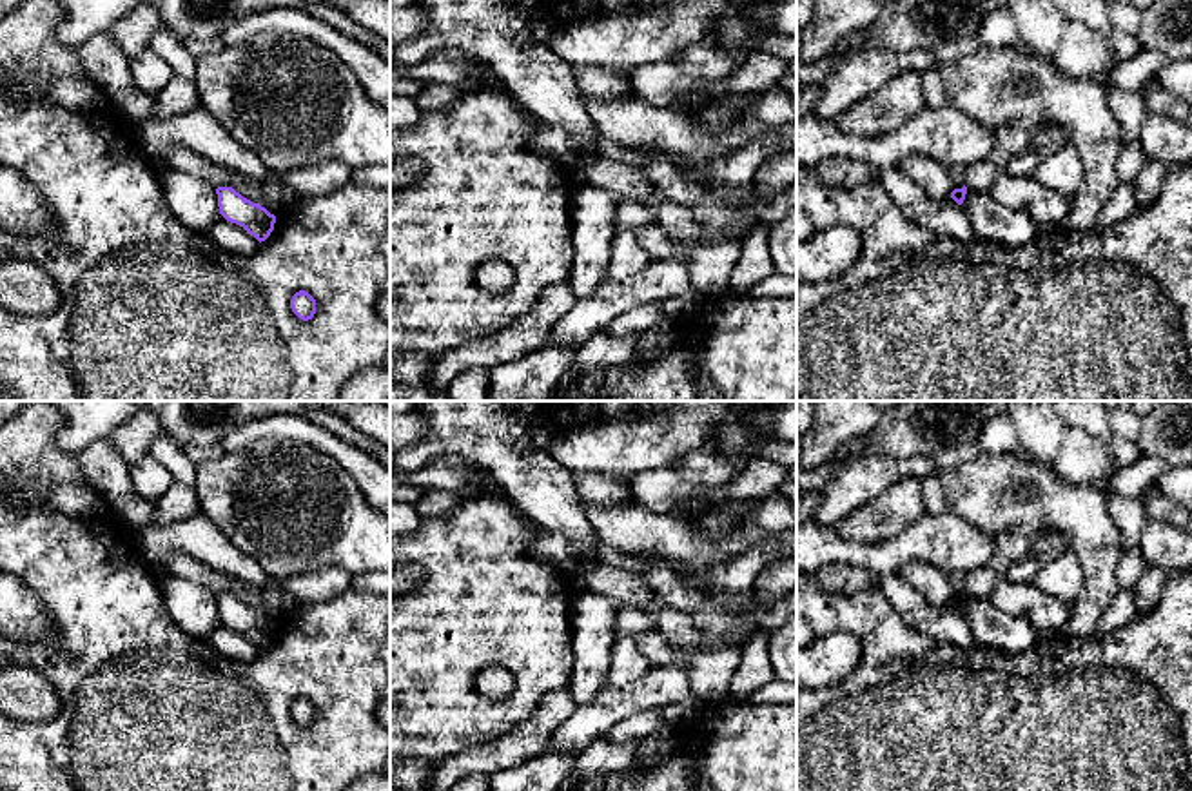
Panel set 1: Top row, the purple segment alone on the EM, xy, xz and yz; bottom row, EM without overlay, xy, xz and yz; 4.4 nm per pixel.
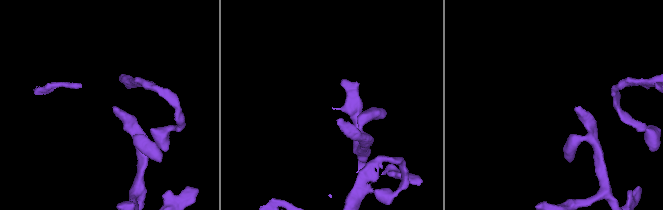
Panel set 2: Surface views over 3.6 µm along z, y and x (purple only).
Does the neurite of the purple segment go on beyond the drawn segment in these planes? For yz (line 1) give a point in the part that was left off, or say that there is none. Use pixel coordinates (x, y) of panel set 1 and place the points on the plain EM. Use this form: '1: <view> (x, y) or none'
1: none

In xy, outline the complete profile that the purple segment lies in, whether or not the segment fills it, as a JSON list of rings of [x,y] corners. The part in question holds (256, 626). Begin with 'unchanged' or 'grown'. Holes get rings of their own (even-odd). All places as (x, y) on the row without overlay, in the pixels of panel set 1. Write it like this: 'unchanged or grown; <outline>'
unchanged; [[[218,593],[220,620],[239,633],[243,633],[259,649],[265,648],[274,637],[276,622],[265,613],[243,604],[232,593]]]

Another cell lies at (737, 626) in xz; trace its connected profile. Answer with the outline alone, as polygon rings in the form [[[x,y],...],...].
[[[682,575],[682,579],[702,595],[702,606],[688,613],[702,631],[702,644],[679,649],[682,655],[693,657],[697,651],[715,651],[720,646],[742,648],[753,635],[762,631],[753,611],[726,608],[720,597],[697,575]]]

